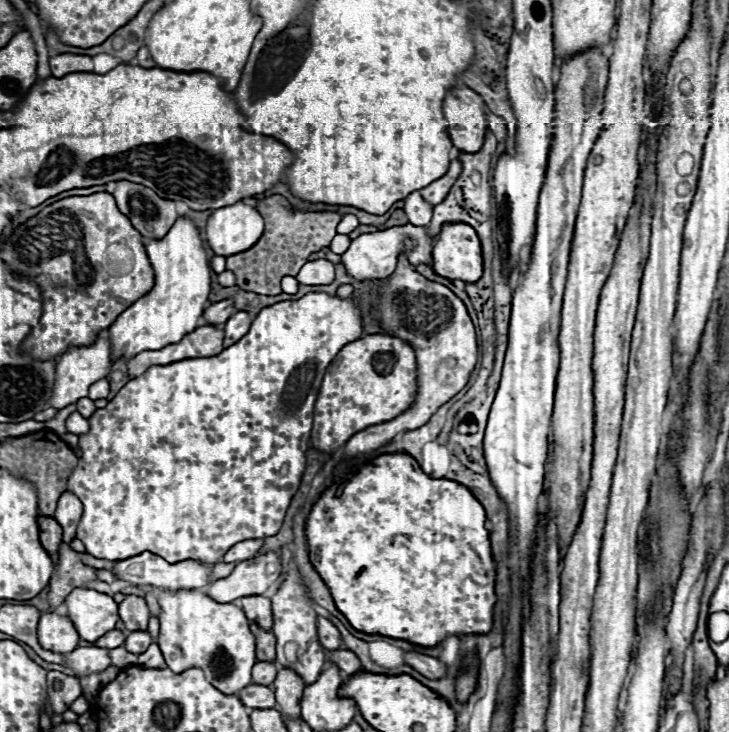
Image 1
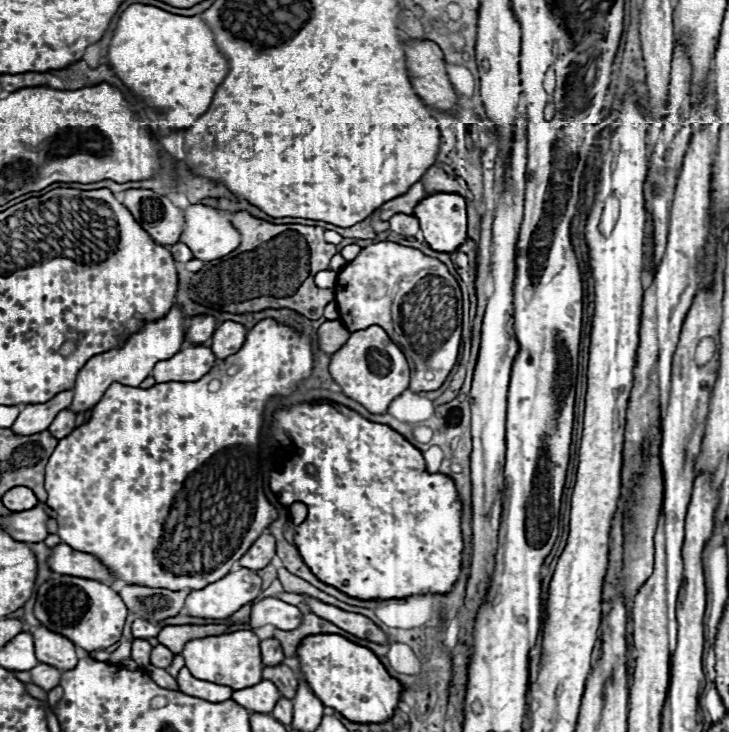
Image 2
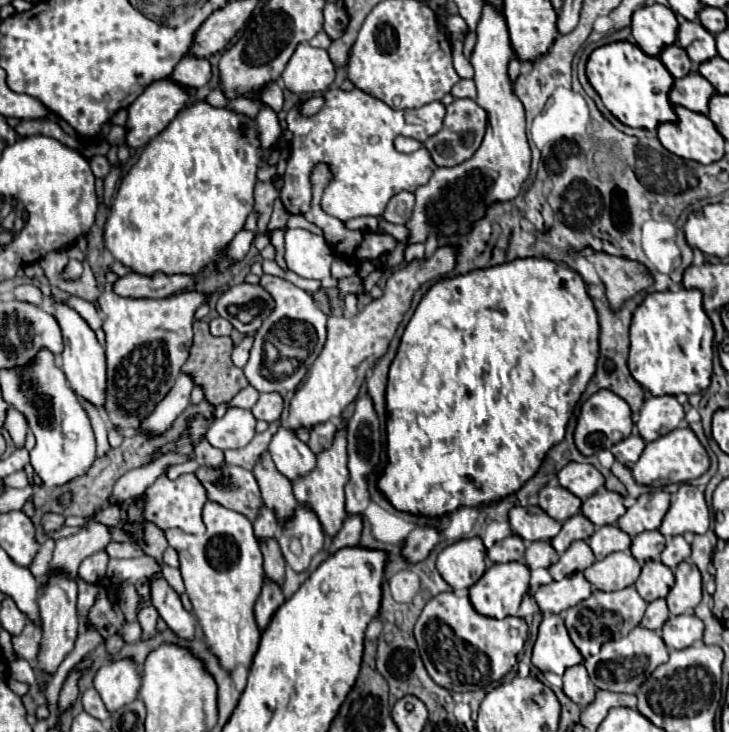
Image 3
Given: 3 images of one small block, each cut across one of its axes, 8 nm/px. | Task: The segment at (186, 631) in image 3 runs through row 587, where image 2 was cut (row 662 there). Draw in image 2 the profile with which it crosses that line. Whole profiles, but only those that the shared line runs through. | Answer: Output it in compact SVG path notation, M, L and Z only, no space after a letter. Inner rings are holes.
M158 644L158 646L154 646L152 652L150 652L150 664L158 666L158 668L168 668L170 662L172 662L172 656L174 656L174 654L172 654L166 646Z

